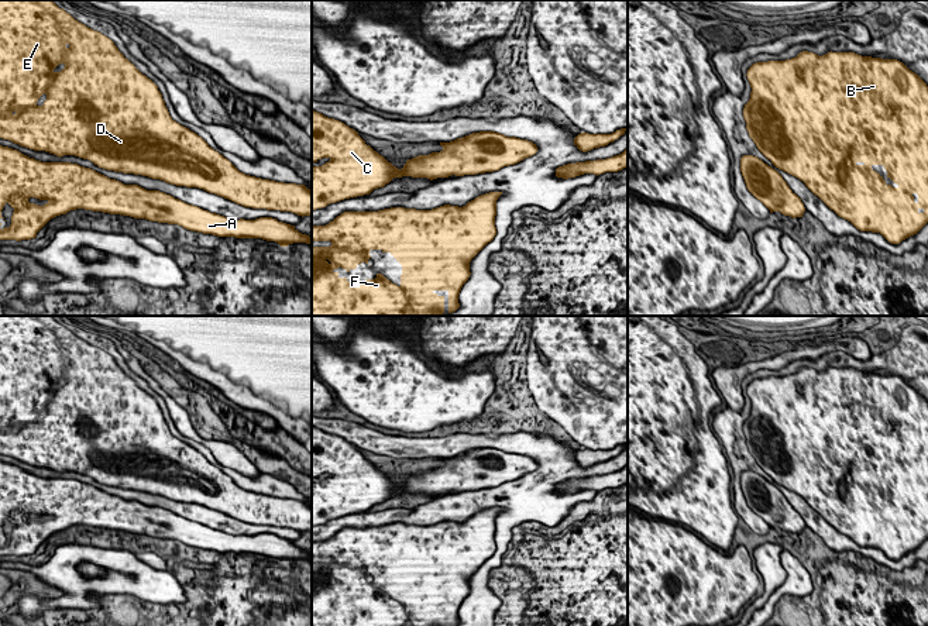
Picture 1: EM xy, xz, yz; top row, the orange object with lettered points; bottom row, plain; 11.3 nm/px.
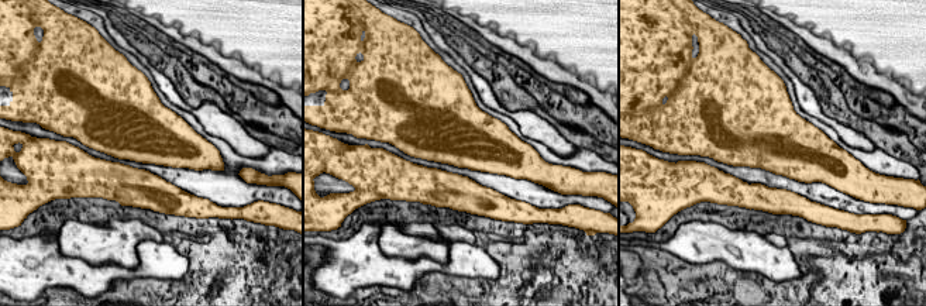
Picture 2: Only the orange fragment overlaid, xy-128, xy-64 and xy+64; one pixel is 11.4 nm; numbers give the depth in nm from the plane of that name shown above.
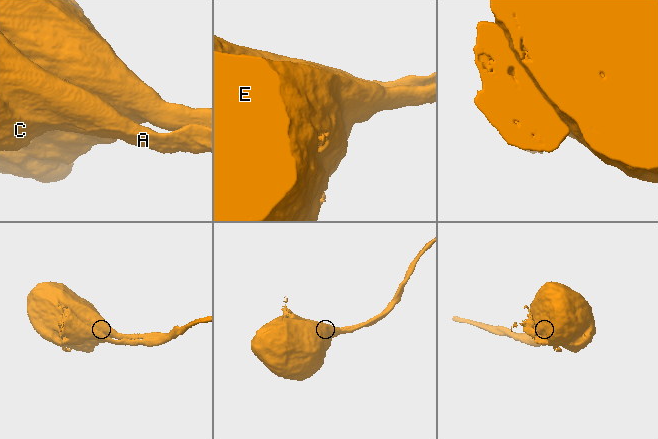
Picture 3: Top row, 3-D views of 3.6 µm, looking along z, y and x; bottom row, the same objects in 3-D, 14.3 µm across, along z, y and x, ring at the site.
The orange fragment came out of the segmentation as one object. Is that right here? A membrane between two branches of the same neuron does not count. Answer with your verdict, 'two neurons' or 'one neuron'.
two neurons

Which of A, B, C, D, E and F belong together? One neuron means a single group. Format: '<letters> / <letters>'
A / B C D E F

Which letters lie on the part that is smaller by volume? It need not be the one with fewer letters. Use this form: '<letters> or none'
A

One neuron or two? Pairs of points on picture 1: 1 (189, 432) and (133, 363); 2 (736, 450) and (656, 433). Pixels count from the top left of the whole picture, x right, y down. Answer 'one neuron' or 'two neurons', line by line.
1: one neuron
2: two neurons

